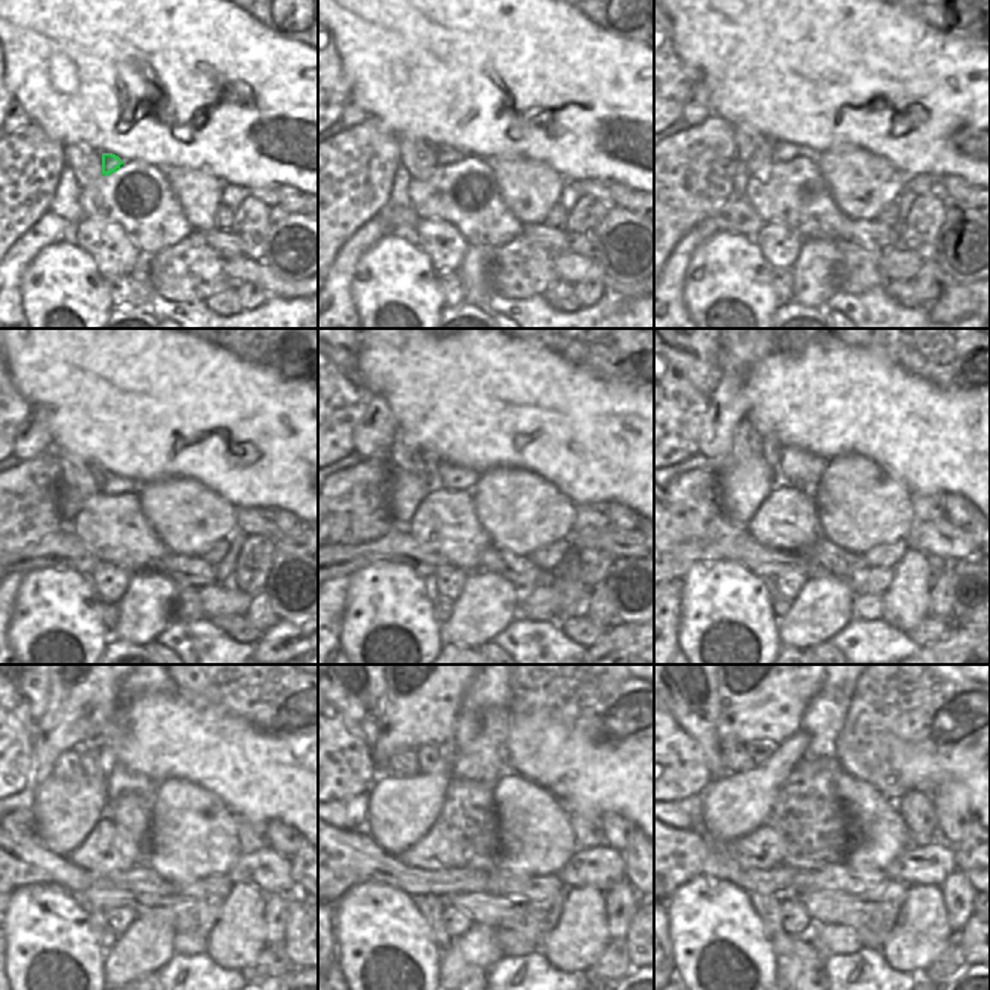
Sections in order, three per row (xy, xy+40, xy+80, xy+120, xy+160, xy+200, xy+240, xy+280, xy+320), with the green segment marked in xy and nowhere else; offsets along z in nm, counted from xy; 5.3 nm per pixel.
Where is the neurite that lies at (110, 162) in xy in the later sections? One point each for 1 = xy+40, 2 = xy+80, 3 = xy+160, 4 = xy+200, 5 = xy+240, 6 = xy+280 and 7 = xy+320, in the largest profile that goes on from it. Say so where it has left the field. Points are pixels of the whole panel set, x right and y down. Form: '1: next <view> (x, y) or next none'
1: next xy+40 (446, 155)
2: next xy+80 (783, 152)
3: next xy+160 (441, 476)
4: next xy+200 (794, 467)
5: next xy+240 (120, 782)
6: next xy+280 (426, 755)
7: next xy+320 (761, 752)

